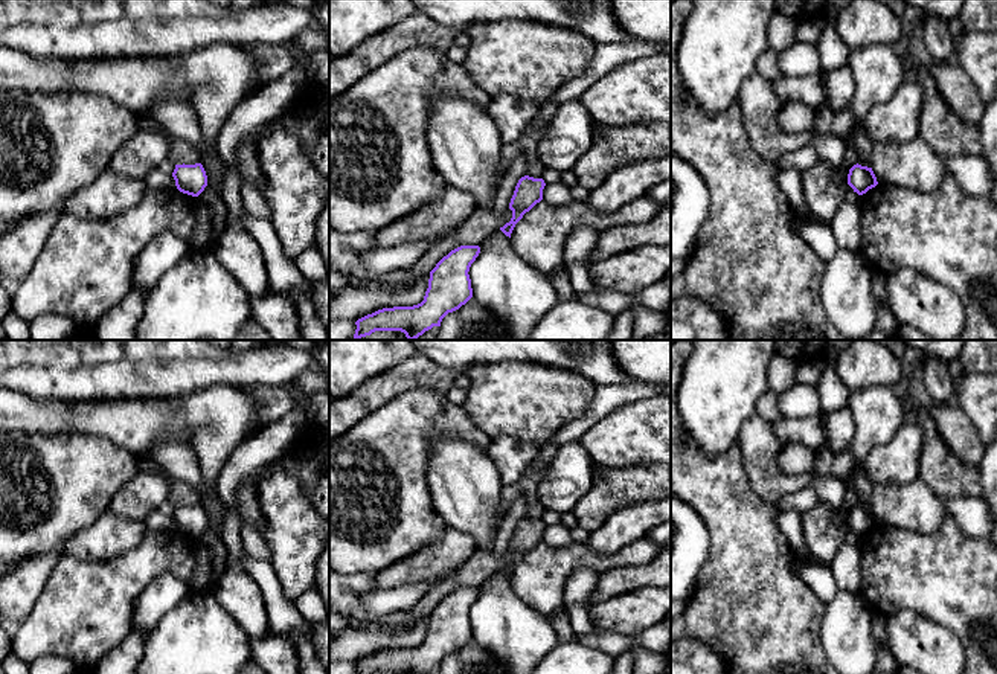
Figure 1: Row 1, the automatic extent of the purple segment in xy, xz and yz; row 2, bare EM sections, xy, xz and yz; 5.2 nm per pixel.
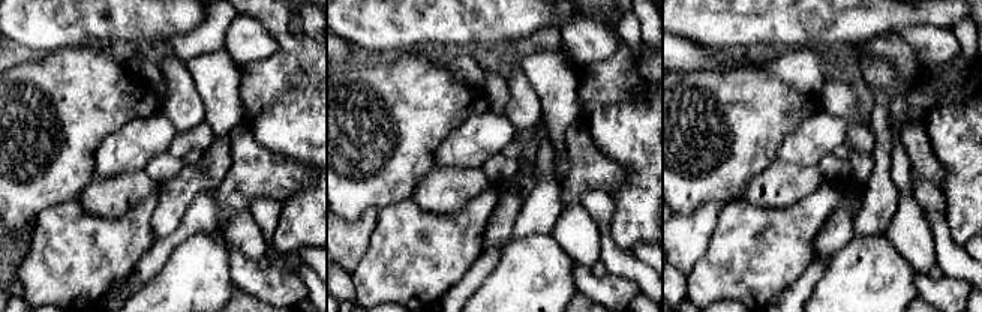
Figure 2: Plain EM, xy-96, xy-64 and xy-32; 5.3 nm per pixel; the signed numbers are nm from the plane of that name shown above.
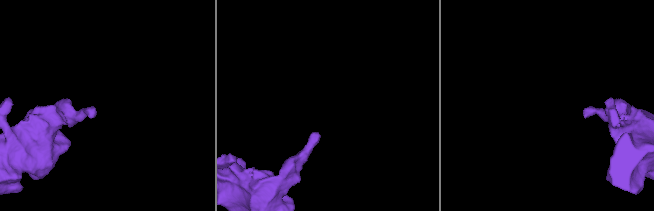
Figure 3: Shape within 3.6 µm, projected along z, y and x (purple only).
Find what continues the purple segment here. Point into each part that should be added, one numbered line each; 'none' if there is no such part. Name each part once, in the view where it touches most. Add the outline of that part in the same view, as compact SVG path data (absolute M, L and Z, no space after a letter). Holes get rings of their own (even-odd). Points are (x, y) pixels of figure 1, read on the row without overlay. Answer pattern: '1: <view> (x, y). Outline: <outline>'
none

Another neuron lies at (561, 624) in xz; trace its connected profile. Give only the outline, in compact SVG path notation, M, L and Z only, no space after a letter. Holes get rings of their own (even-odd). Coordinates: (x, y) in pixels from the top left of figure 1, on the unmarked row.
M566 610L563 611L561 616L555 618L550 624L556 633L559 644L575 639L575 633L570 627L569 615Z

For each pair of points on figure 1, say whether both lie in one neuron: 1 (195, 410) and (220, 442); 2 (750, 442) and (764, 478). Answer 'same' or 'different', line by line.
1: same
2: same

